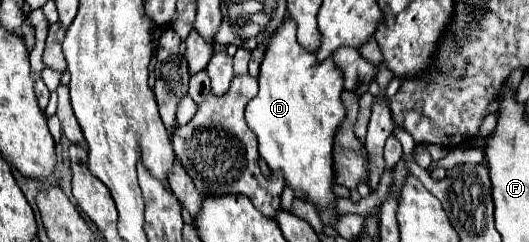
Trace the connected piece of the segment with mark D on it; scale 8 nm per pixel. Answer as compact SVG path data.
M287 16L269 38L261 68L259 92L245 108L245 120L259 138L259 154L271 170L283 170L285 180L297 192L297 198L307 194L307 200L321 210L323 224L333 224L339 214L329 206L337 196L331 192L333 182L333 136L343 122L345 108L341 102L343 74L333 58L317 62L313 52L307 52L295 36L295 20Z

